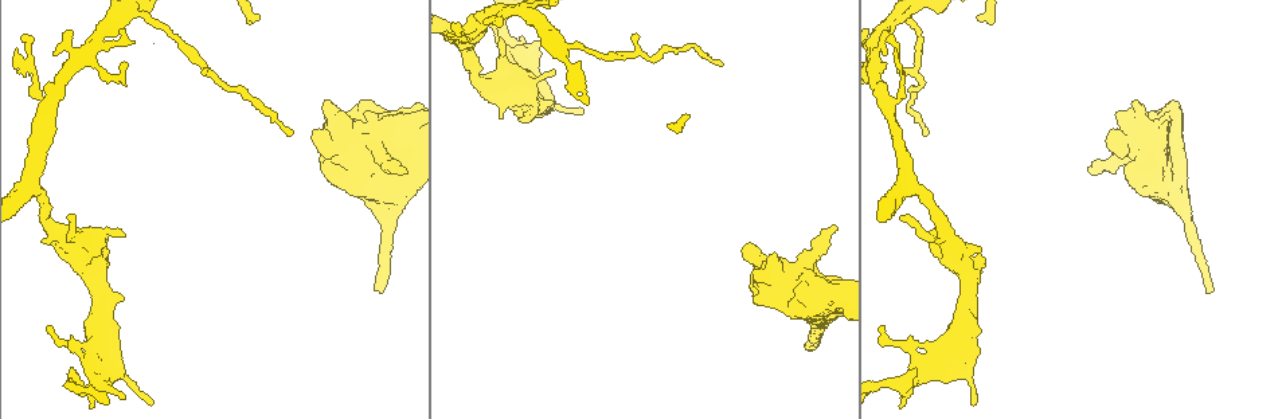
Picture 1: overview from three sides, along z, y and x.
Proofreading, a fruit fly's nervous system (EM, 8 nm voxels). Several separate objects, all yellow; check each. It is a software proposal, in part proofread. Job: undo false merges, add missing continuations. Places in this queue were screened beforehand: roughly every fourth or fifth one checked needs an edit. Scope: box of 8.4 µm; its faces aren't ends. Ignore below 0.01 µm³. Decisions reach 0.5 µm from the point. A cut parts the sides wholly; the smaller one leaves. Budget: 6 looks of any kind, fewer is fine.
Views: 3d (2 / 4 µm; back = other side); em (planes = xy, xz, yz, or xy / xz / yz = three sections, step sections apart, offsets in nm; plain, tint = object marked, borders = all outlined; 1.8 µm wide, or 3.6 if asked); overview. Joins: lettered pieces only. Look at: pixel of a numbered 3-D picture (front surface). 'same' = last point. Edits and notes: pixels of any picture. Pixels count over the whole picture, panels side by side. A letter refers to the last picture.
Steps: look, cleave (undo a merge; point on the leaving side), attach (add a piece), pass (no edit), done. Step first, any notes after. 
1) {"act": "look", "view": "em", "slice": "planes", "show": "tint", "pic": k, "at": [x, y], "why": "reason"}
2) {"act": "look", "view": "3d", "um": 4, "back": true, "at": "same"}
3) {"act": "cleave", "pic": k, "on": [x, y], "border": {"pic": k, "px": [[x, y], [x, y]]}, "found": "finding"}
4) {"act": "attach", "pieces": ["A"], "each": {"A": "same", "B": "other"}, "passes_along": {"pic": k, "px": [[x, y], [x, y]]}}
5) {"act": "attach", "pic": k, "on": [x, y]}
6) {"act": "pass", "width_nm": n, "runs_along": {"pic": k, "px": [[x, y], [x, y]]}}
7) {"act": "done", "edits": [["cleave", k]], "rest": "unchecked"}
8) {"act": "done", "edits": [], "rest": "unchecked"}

{"act": "look", "view": "em", "slice": "planes", "show": "borders", "pic": 1, "at": [534, 20], "why": "thin neck"}

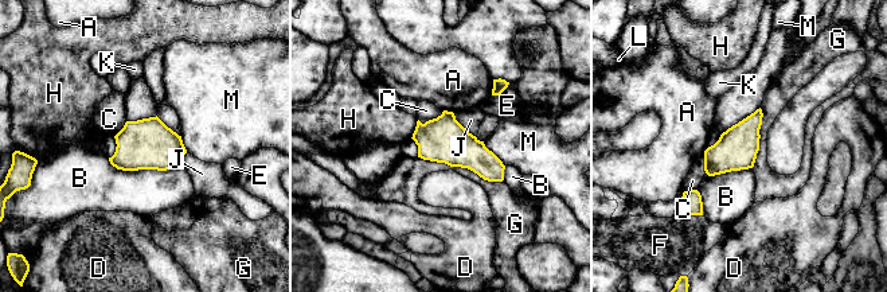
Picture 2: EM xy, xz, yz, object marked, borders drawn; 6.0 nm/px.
{"act": "pass", "each": {"A": "other", "B": "other", "C": "other", "D": "other", "E": "other", "F": "other", "G": "other", "H": "other", "J": "other", "K": "other", "L": "other", "M": "other"}, "border": {"pic": 2, "px": [[418, 156], [503, 180]]}, "found": "all the same cell"}

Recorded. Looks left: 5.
{"act": "look", "view": "em", "um": 3.6, "slice": "planes", "show": "tint", "pic": 1, "at": [1149, 144], "why": "thick turns thin"}

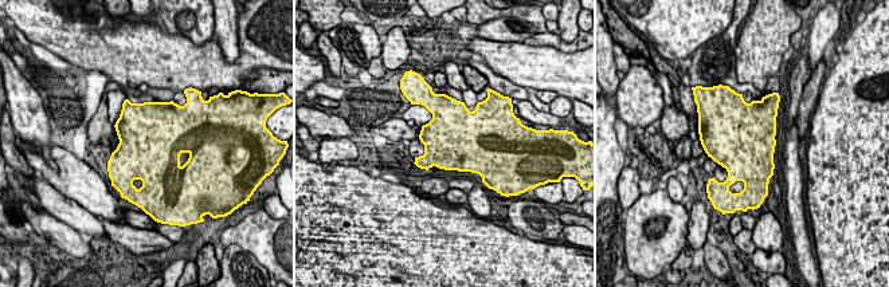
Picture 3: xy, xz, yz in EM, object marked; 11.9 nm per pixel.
{"act": "look", "view": "em", "um": 3.6, "slice": "planes", "show": "borders", "at": "same", "why": "see the neighbours"}

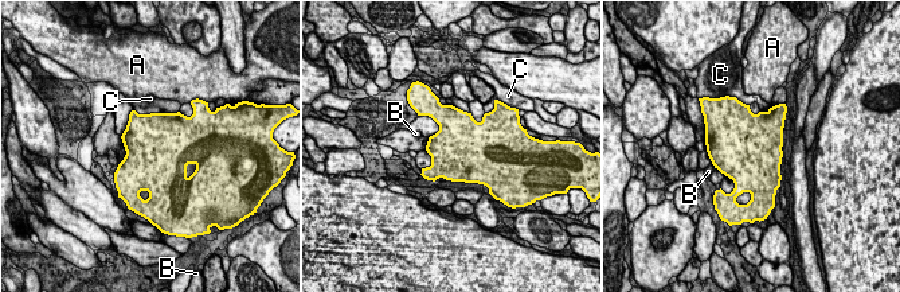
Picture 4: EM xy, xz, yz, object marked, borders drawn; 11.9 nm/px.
{"act": "pass", "longest_contact_nm": ["A", 360], "each": {"A": "other", "B": "other", "C": "other"}, "found": "one cell here"}

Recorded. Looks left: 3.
{"act": "look", "view": "em", "slice": "planes", "show": "borders", "pic": 1, "at": [380, 292], "why": "an open end"}

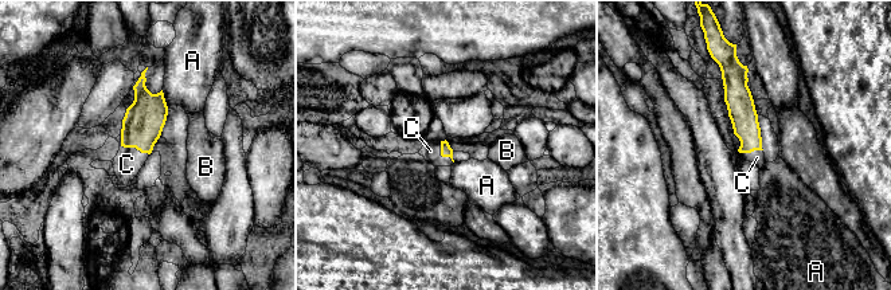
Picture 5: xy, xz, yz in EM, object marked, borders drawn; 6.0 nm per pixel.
{"act": "attach", "pic": 5, "on": [430, 151], "each": {"A": "other", "B": "other", "C": "same"}, "passes_along": {"pic": 5, "px": [[446, 151], [441, 155], [430, 151]]}, "found": "the cell continues"}

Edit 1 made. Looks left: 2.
{"act": "done", "edits": [["attach", 5]], "rest": "unchecked"}

